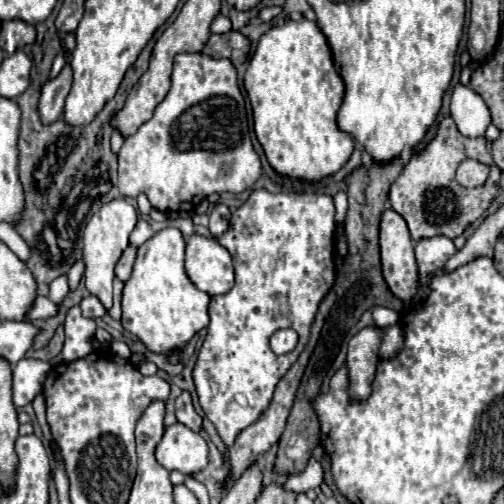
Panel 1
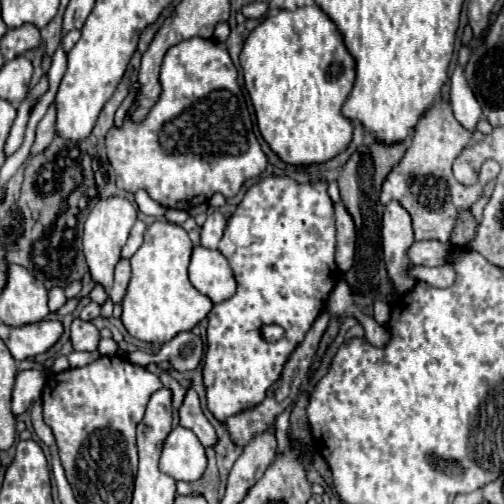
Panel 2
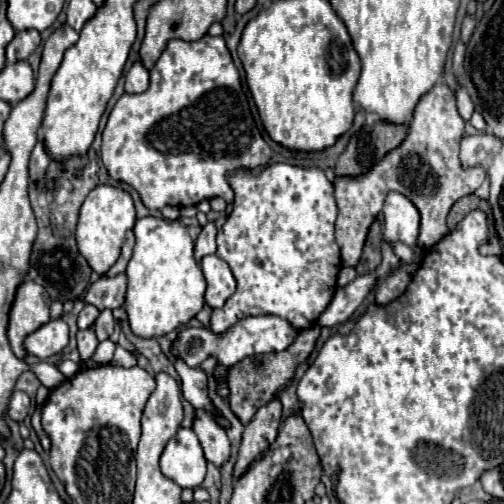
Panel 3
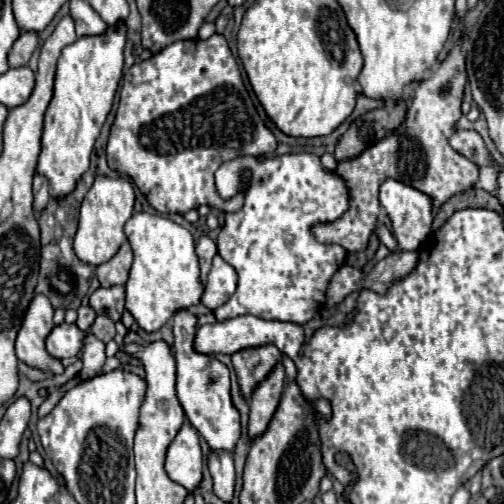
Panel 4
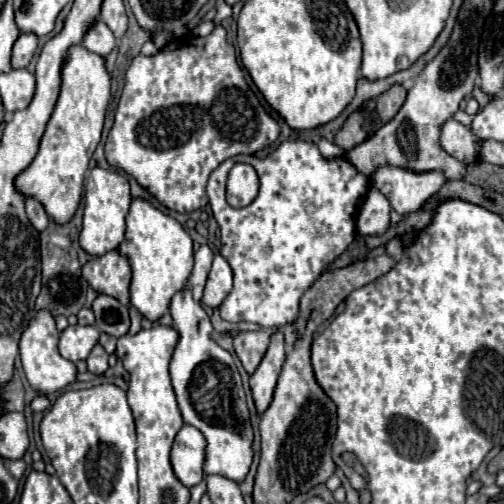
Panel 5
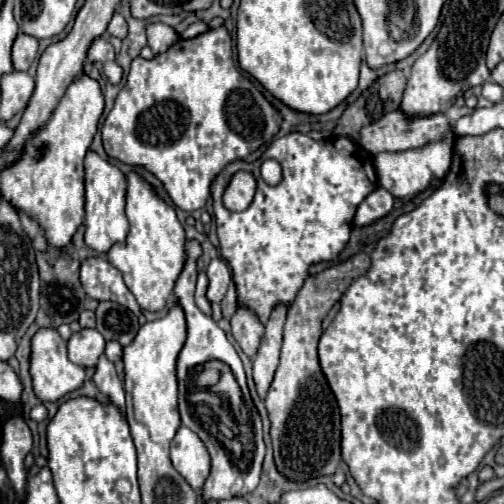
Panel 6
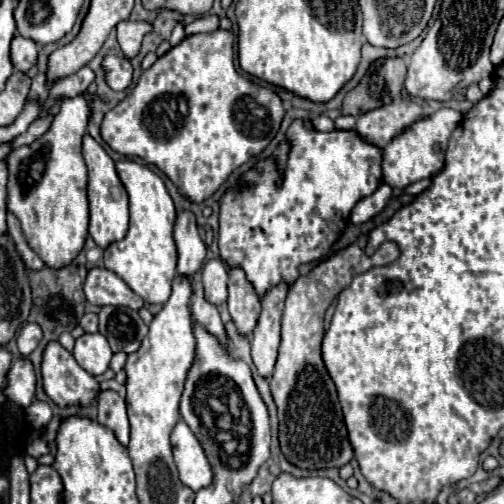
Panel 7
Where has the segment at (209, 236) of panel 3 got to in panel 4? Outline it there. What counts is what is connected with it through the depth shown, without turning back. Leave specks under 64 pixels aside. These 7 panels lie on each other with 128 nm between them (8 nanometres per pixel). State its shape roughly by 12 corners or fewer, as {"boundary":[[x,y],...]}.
{"boundary":[[202,236],[196,244],[200,258],[200,280],[206,282],[212,258],[216,256],[216,244]]}

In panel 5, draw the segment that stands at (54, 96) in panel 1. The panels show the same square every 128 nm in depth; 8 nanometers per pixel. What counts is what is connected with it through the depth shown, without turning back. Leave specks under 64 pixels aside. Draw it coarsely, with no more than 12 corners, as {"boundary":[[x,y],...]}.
{"boundary":[[26,200],[26,216],[38,232],[50,222],[42,204]]}

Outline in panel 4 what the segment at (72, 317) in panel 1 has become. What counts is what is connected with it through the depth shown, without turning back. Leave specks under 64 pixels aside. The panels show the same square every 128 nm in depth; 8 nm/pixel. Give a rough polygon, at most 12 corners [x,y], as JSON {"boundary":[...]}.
{"boundary":[[88,334],[82,352],[82,376],[104,366],[104,342]]}

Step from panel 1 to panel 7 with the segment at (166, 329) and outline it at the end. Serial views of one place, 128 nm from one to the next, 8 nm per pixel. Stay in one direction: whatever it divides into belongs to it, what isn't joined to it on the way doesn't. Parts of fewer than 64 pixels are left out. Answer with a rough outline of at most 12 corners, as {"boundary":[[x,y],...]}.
{"boundary":[[118,160],[128,234],[104,266],[144,302],[164,304],[176,276],[176,210],[164,180]]}

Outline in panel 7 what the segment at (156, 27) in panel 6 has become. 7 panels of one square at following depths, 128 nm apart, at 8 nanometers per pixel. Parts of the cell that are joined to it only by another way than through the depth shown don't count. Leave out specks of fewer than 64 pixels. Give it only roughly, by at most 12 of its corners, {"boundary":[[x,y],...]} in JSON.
{"boundary":[[120,22],[118,44],[128,60],[138,56],[148,22]]}

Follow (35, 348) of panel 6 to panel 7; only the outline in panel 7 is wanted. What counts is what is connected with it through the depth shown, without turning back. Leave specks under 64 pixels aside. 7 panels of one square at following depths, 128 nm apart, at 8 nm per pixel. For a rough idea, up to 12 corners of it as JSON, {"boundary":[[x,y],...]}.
{"boundary":[[58,342],[44,350],[46,394],[60,408],[90,406],[100,394]]}

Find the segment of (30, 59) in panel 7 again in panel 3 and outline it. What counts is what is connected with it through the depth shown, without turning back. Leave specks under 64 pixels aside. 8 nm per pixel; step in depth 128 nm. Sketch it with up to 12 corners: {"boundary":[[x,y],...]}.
{"boundary":[[38,30],[16,32],[6,46],[6,62],[28,60],[38,48]]}

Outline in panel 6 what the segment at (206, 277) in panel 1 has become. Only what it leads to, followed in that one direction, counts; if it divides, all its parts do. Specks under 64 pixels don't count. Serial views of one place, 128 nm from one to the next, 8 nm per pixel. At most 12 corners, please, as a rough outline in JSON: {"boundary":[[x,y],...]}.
{"boundary":[[222,258],[208,264],[208,300],[222,302],[232,274]]}

